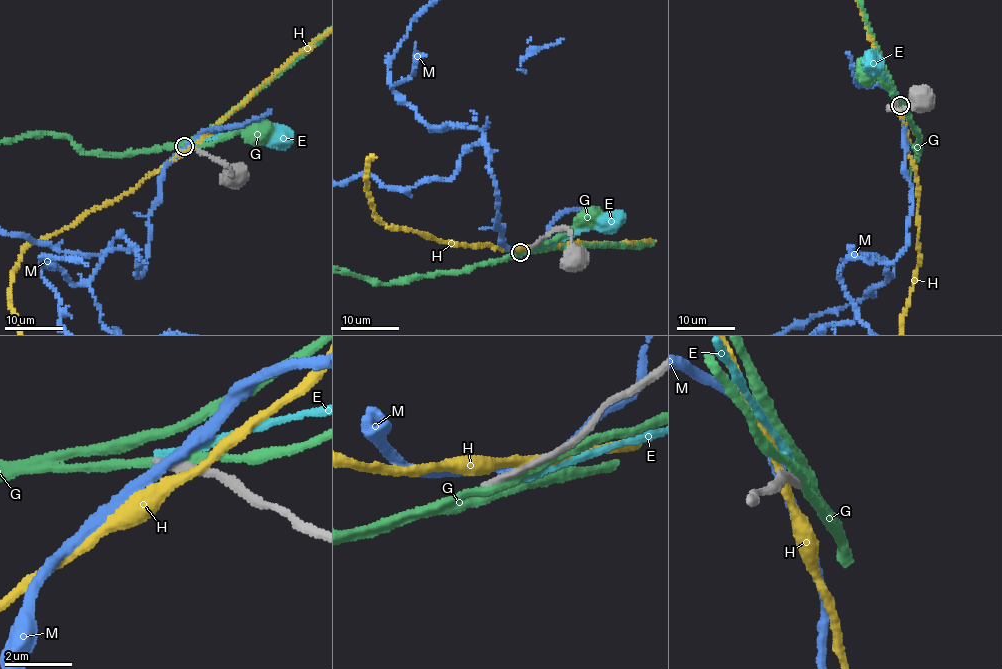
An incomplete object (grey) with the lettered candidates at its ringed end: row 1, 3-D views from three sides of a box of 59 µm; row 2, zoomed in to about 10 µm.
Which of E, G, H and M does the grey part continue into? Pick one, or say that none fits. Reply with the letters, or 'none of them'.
none of them

